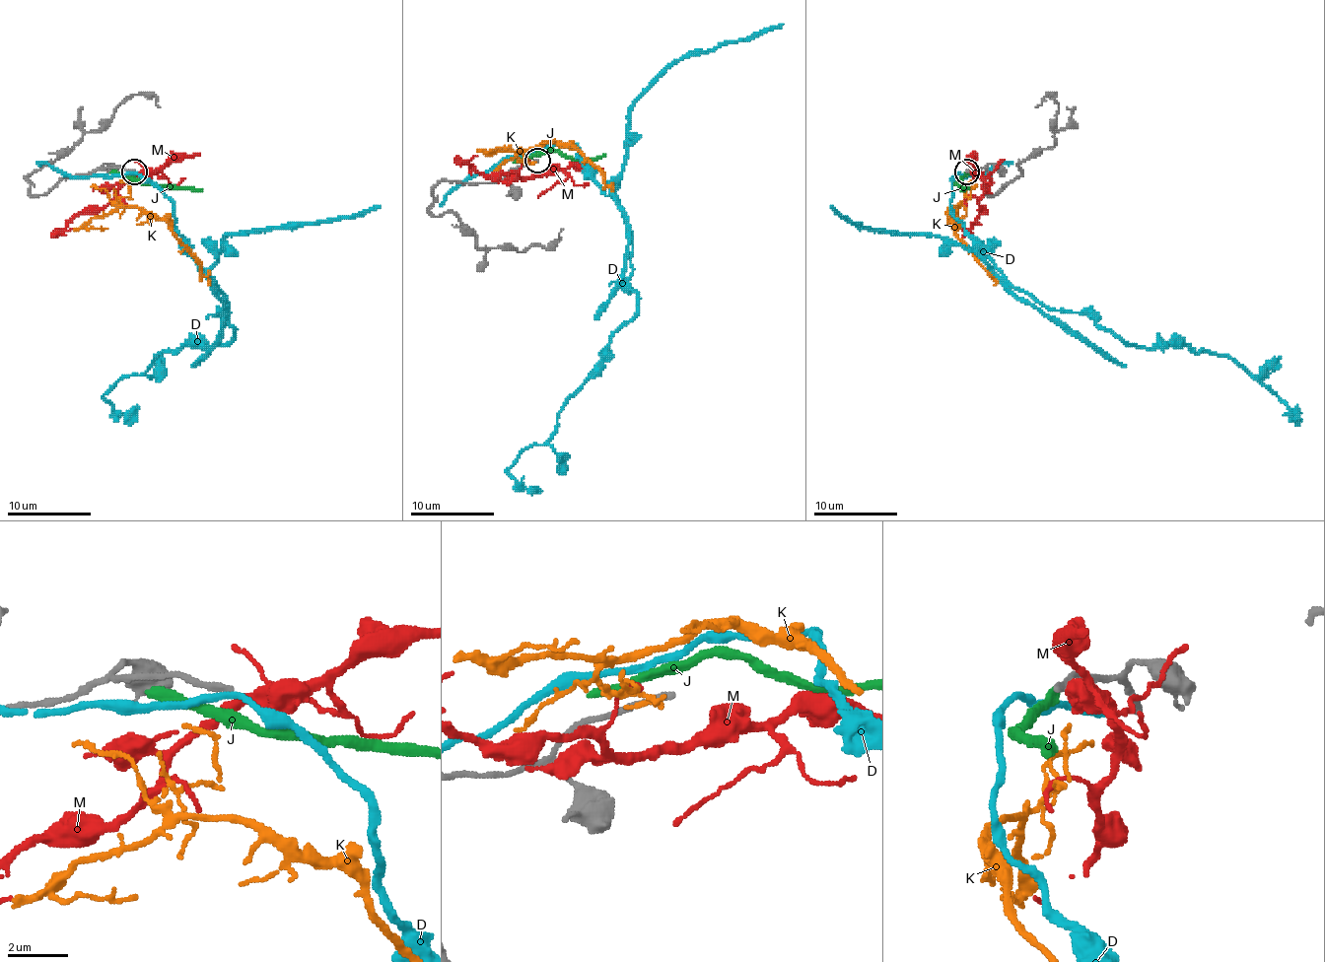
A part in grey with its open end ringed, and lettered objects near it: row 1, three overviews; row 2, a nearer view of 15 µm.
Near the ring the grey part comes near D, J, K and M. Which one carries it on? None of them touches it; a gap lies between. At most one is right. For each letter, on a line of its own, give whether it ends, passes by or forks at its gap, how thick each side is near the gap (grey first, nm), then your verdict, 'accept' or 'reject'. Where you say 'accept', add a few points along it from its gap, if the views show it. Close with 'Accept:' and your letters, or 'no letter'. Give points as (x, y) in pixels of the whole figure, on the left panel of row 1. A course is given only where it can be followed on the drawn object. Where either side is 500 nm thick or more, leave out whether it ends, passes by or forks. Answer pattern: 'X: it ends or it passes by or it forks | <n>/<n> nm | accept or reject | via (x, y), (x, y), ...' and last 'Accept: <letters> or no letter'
D: it passes by | 200/220 nm | reject
J: it passes by | 200/360 nm | reject
K: it ends | 200/170 nm | reject
M: 200/650 nm | reject
Accept: no letter

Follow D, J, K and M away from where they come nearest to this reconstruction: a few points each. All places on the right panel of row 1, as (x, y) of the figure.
D: (958, 171), (949, 212), (1014, 287), (1087, 314), (1140, 348), (1182, 344), (1230, 356), (1290, 413), (1297, 406)
J: (962, 176), (958, 182), (964, 188), (960, 190)
K: (968, 182), (970, 195), (949, 212), (949, 220), (973, 255), (996, 279), (994, 285)
M: (970, 171), (983, 178), (979, 205), (981, 214), (964, 237)

